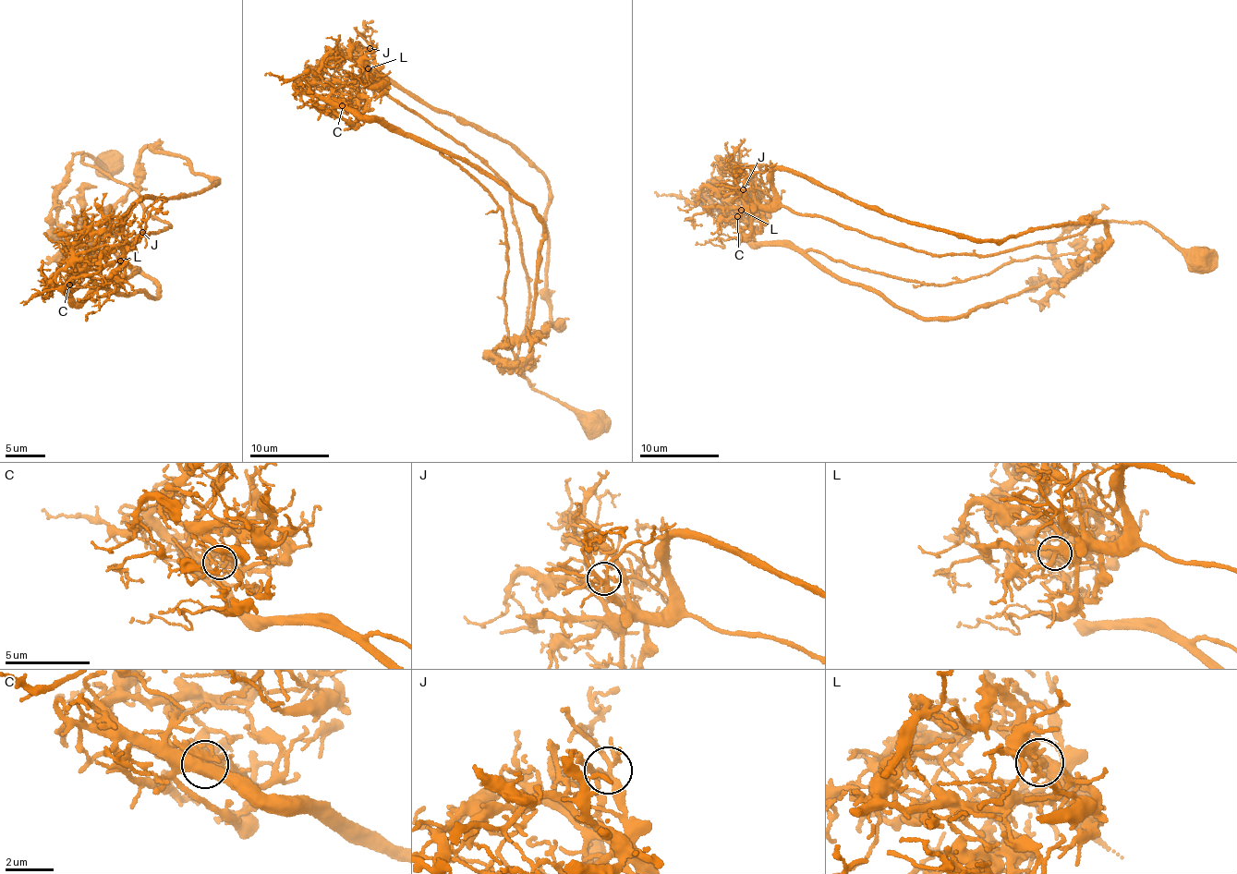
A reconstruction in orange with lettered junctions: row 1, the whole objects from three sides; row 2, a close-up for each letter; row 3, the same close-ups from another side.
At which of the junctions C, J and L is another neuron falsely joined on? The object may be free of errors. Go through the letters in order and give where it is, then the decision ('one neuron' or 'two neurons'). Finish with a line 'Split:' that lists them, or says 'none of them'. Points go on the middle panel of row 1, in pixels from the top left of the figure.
C: (342, 105) | two neurons
J: (369, 48) | one neuron
L: (368, 68) | one neuron
Split: C

